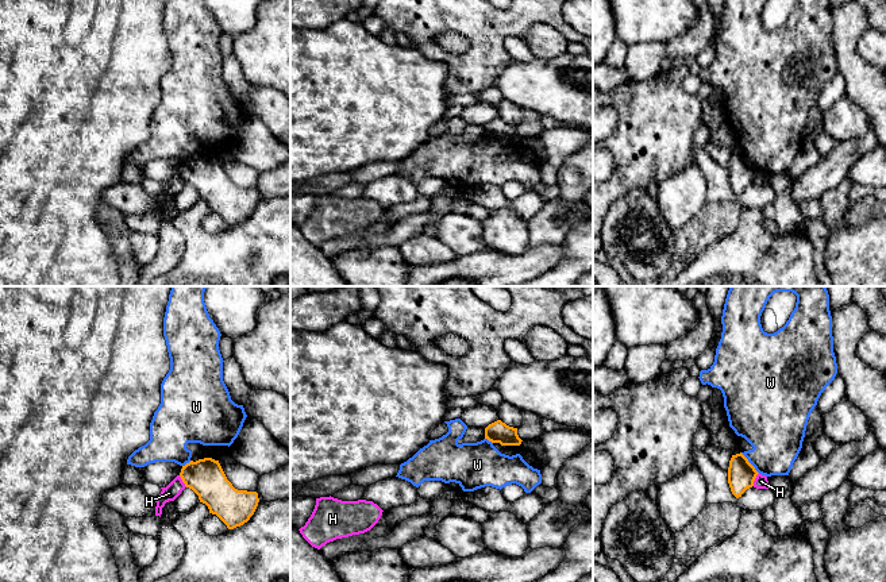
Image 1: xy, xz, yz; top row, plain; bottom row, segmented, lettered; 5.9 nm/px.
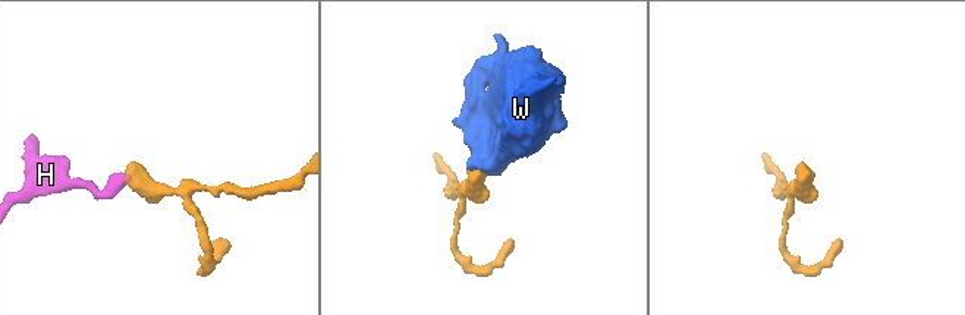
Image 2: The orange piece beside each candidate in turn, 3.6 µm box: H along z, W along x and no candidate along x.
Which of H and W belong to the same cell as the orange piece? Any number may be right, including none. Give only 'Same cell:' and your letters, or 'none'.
Same cell: none

